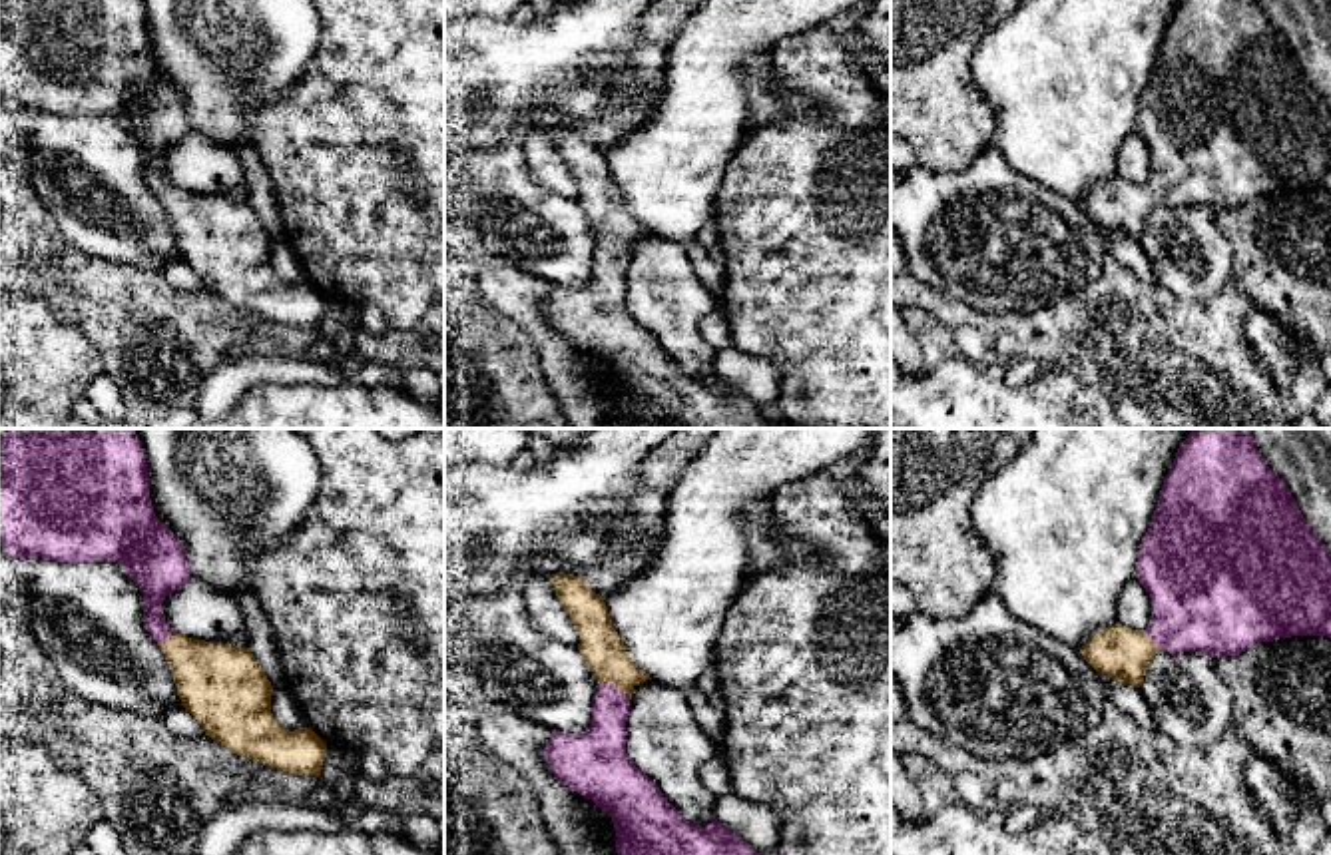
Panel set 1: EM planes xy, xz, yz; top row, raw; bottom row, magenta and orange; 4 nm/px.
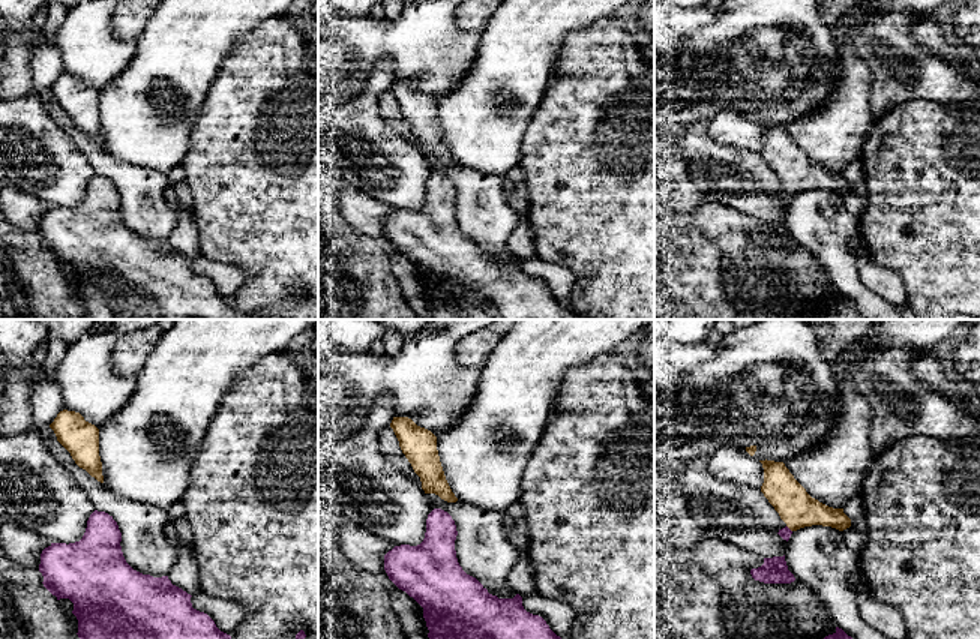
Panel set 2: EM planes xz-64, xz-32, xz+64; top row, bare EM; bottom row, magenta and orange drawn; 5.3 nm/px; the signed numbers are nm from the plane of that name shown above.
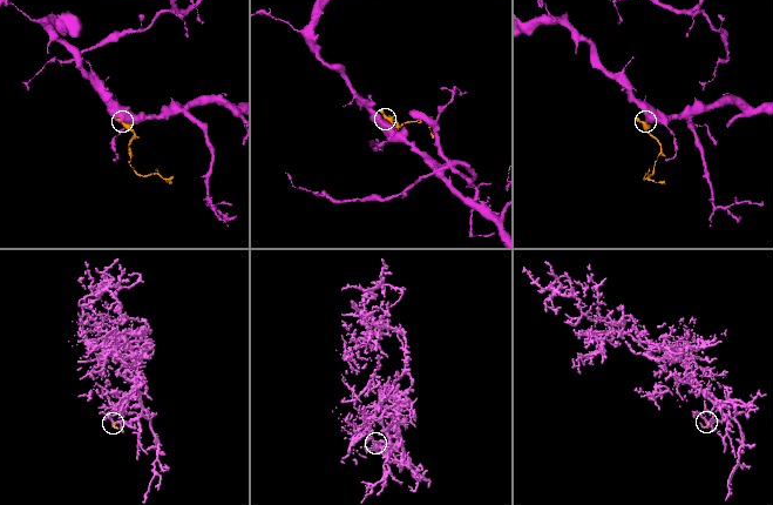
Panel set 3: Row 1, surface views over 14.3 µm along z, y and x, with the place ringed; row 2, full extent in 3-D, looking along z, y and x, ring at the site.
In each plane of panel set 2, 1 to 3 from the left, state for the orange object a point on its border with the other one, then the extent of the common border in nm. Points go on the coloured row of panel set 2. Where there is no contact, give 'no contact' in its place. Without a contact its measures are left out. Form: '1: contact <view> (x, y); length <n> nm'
1: no contact
2: no contact
3: contact xz+64 (788, 528); length 50 nm

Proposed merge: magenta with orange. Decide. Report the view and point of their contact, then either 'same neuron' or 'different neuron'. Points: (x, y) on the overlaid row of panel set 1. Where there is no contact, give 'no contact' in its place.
contact xz (612, 686); same neuron

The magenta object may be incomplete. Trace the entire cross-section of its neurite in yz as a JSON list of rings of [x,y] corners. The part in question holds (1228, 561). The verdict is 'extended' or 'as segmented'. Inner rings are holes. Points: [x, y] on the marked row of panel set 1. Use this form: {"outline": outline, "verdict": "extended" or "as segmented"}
{"outline": [[[1194,428],[1180,444],[1168,476],[1164,478],[1160,500],[1156,504],[1152,524],[1138,550],[1136,578],[1152,598],[1152,622],[1146,630],[1132,630],[1120,622],[1096,632],[1080,650],[1084,660],[1104,678],[1120,680],[1128,686],[1140,688],[1148,664],[1164,650],[1172,656],[1182,652],[1205,652],[1211,658],[1237,656],[1253,644],[1273,642],[1291,636],[1327,636],[1331,638],[1331,554],[1321,538],[1311,530],[1303,518],[1295,498],[1285,482],[1267,466],[1263,454],[1257,450],[1251,428]]], "verdict": "extended"}

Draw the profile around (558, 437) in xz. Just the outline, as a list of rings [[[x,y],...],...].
[[[524,428],[528,434],[540,434],[546,436],[554,448],[566,446],[580,436],[584,436],[590,428]]]

